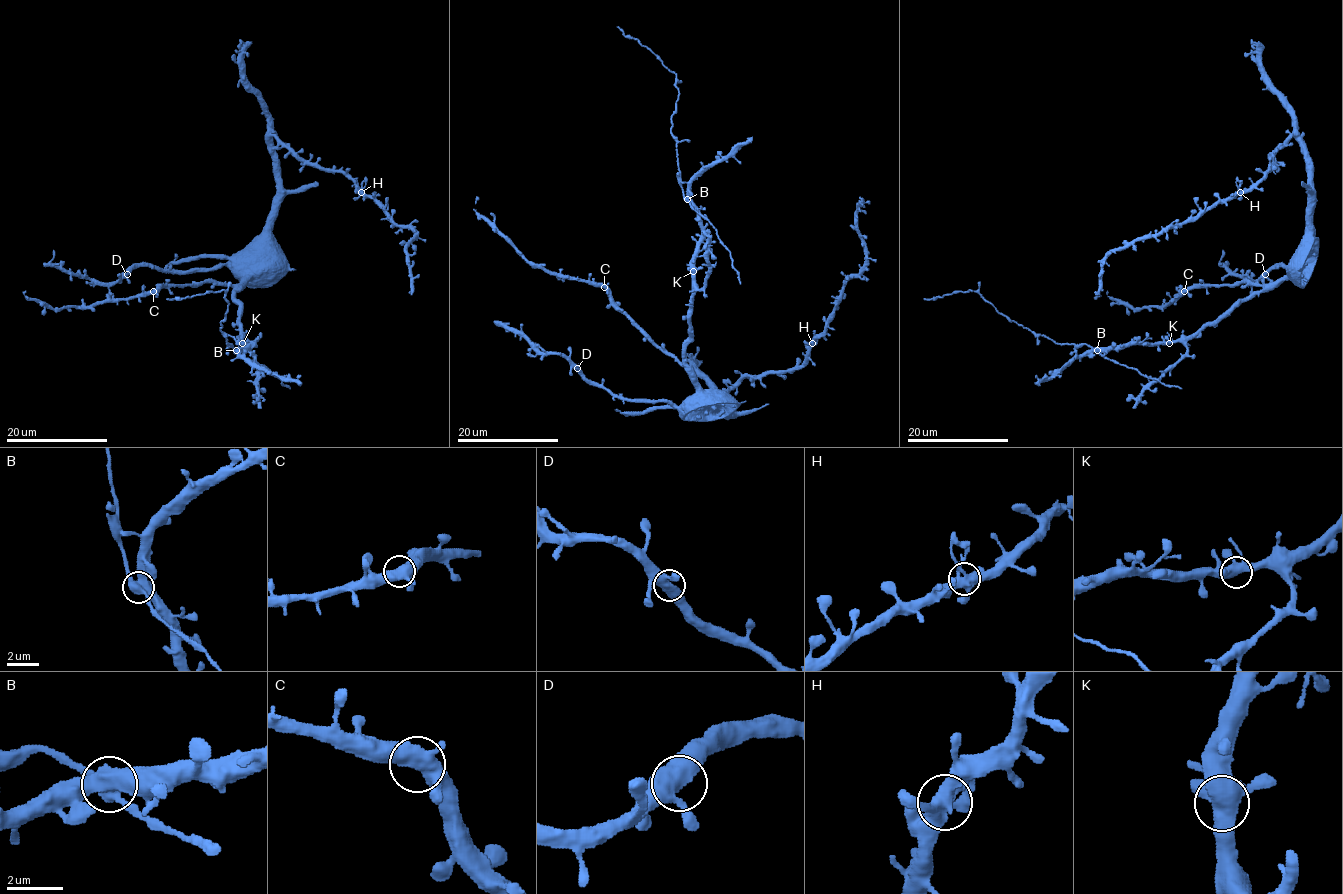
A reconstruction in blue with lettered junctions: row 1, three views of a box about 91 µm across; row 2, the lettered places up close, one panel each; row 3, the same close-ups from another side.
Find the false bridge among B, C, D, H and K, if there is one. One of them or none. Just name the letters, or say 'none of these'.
none of these

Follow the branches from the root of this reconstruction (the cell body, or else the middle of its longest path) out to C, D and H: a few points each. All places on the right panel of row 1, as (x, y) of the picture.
C: (1296, 270), (1269, 286), (1235, 282), (1193, 284), (1184, 291)
D: (1296, 270), (1291, 276), (1296, 268), (1304, 265), (1297, 270), (1277, 265), (1265, 274)
H: (1296, 270), (1291, 262), (1307, 232), (1302, 144), (1292, 136), (1267, 173), (1240, 192)

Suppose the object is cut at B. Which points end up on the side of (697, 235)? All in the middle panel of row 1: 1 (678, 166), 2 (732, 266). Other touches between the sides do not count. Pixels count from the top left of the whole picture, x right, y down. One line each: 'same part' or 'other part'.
1: other part
2: other part

